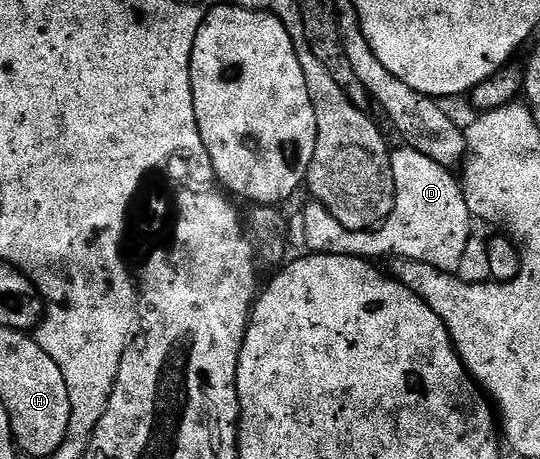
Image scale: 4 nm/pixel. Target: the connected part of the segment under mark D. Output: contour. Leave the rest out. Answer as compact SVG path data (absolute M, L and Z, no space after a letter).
M400 147L392 153L392 170L396 184L394 211L384 224L371 231L350 231L334 219L319 203L311 203L304 209L304 241L312 253L329 253L377 259L400 258L428 263L431 267L455 274L462 251L474 235L474 218L464 198L464 190L451 168L434 163L417 149Z

